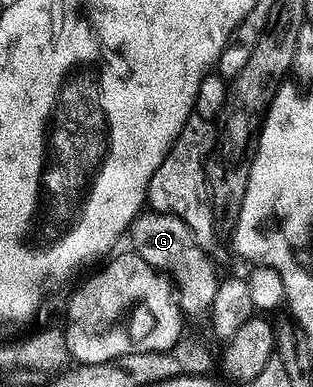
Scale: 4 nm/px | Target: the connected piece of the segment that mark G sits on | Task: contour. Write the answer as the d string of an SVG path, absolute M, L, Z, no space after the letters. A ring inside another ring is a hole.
M143 212L135 218L128 231L129 249L139 254L152 268L162 271L176 287L176 297L183 315L202 315L209 311L216 296L220 274L214 271L211 255L188 232L188 228L176 216L157 212Z

